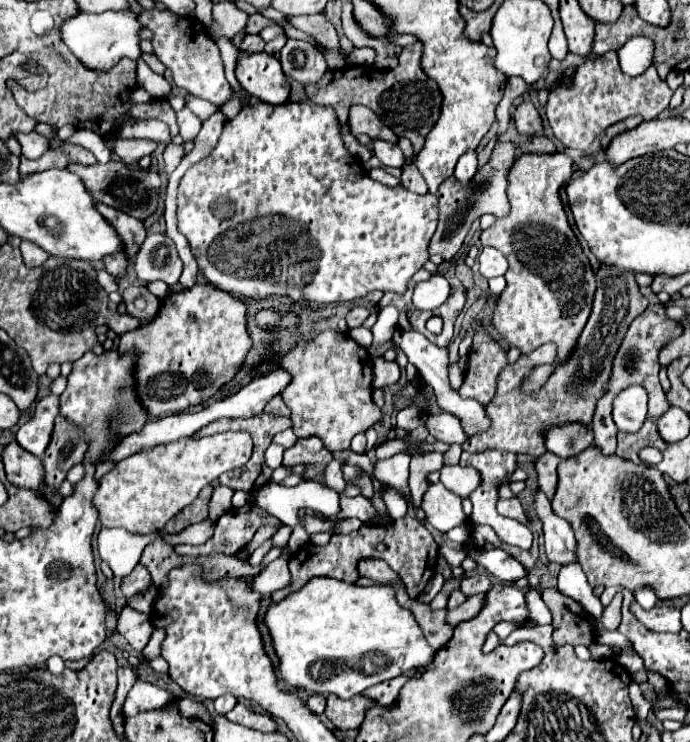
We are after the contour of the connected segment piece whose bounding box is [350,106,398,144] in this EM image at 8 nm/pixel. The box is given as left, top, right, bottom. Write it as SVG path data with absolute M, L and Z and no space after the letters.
M352 106L350 108L350 132L354 136L368 134L372 140L382 138L388 142L398 142L398 136L380 122L380 118L366 106Z

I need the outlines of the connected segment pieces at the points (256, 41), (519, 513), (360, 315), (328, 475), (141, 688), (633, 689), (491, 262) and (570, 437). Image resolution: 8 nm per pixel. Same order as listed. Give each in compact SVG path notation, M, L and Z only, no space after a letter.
M246 36L242 46L240 46L242 52L248 52L248 54L254 54L254 52L262 52L264 50L264 40L260 36Z
M500 498L500 500L498 500L498 512L500 512L502 516L510 516L510 518L522 522L522 524L528 524L528 516L524 514L522 504L520 504L518 498L512 498L512 500L502 500L502 498Z
M352 306L352 310L348 312L348 328L356 328L362 326L362 322L370 316L370 310L366 306Z
M332 460L328 466L326 466L326 470L324 470L324 482L326 482L326 486L328 488L334 488L336 492L344 492L346 490L346 482L344 482L344 478L342 478L342 466L344 466L346 462L344 460Z
M138 680L126 702L124 702L124 716L136 716L138 712L148 712L148 710L160 710L160 708L168 708L168 704L174 704L178 700L176 694L168 692L166 688L158 688L150 682L142 682Z
M633 679L628 684L628 689L636 718L638 720L646 720L649 710L652 709L651 703L644 698L639 685Z
M490 246L480 250L478 264L480 264L480 274L486 278L504 276L508 270L508 260L504 258L504 254L498 252L496 248L490 248Z
M568 422L568 424L556 424L554 428L548 428L544 434L544 444L548 452L566 460L594 446L594 436L588 424Z

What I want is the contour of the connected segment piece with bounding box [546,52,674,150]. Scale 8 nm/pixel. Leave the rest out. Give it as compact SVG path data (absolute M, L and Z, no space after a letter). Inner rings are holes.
M606 52L602 56L586 60L576 70L576 80L572 90L554 86L546 104L548 122L554 136L572 150L586 150L608 126L626 120L630 116L642 116L644 120L654 120L662 110L669 107L674 91L650 68L642 76L628 76L618 66L616 52Z

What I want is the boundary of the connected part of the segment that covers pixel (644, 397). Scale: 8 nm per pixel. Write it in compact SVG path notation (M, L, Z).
M628 386L614 398L614 422L618 430L636 432L648 412L648 394L642 386Z

